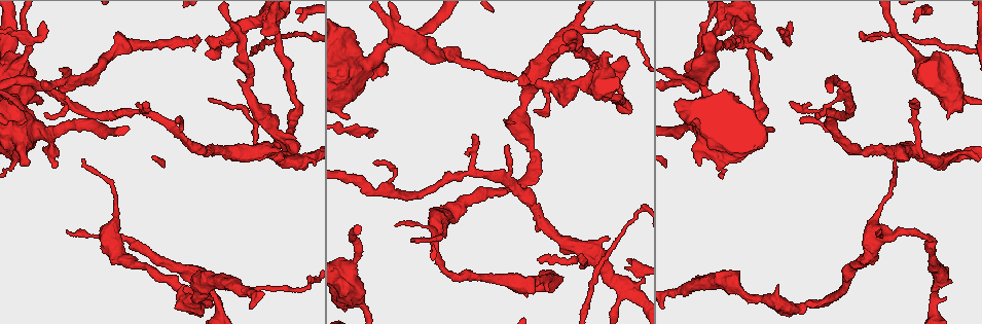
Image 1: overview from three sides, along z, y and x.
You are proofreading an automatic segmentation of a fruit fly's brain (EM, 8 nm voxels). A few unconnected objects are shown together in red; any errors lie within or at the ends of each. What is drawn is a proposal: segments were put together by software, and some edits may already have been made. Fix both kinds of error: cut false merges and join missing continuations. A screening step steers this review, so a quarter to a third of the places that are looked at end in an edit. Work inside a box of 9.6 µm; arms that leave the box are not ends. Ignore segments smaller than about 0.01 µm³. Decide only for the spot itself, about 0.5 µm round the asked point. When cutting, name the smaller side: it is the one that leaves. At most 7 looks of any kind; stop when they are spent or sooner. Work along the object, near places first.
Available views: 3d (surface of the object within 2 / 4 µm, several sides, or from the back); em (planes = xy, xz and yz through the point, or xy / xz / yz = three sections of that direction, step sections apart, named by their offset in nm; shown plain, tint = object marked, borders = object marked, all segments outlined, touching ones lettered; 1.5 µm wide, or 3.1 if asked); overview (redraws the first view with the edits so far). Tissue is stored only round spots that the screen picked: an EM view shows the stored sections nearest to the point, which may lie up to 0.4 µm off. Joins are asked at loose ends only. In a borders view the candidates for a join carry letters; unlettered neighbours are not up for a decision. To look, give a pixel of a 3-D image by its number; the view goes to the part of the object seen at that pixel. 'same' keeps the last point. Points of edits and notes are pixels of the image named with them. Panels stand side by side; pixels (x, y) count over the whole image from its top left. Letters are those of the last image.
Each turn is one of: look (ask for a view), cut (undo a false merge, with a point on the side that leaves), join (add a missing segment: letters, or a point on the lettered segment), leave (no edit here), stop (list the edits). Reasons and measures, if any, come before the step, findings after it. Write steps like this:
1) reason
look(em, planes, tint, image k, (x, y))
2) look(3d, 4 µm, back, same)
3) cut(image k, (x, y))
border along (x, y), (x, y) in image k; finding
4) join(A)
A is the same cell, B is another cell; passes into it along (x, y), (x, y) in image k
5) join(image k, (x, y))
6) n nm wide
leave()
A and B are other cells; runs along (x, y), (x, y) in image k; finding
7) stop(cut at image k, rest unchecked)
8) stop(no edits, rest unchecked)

branch stops here
look(em, planes, borders, image 1, (46, 112))

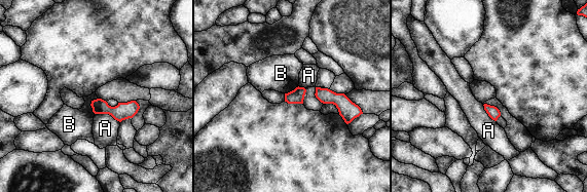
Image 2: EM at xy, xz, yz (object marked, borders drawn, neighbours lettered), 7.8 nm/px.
leave()
A and B are other cells; border along (97, 98), (90, 104), (95, 113) in image 2; no lettered segment goes on from it

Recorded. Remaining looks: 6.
look(em, planes, tint, image 1, (961, 112))

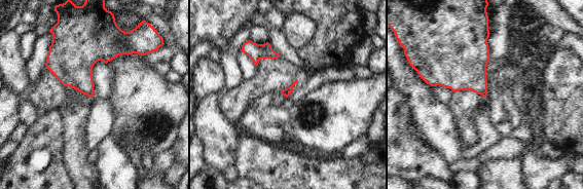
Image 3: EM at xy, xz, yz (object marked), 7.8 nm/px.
what lies round it
look(em, planes, borders, same)

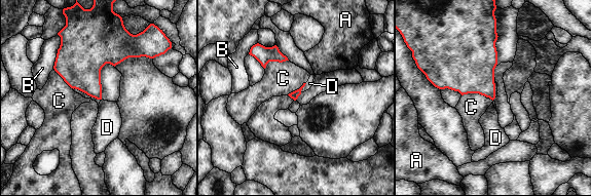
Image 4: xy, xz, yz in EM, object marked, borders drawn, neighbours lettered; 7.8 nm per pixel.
leave()
A, B, C and D are other cells; border along (462, 94), (480, 93), (492, 101) in image 4; no lettered segment goes on from it

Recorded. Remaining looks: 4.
branch stops here
look(em, planes, tint, image 1, (535, 112))

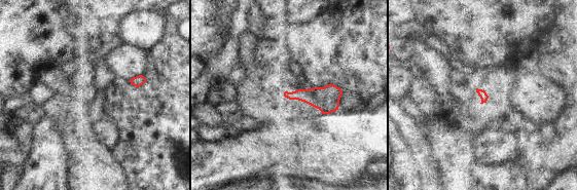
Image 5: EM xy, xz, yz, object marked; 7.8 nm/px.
see the neighbours
look(em, planes, borders, same)

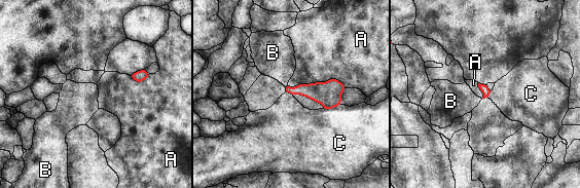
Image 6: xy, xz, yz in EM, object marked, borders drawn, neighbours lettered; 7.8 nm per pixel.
leave()
A, B and C are other cells; border along (339, 104), (331, 108), (323, 108) in image 6; no lettered segment goes on from it

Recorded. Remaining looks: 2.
stop(no edits, rest unchecked)

